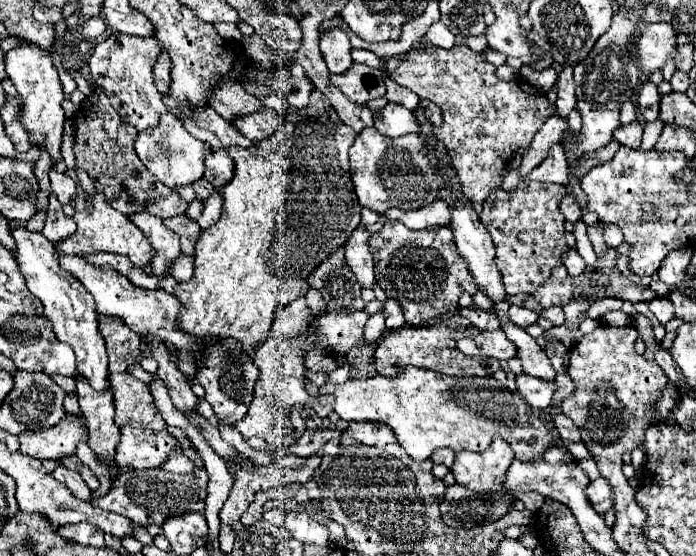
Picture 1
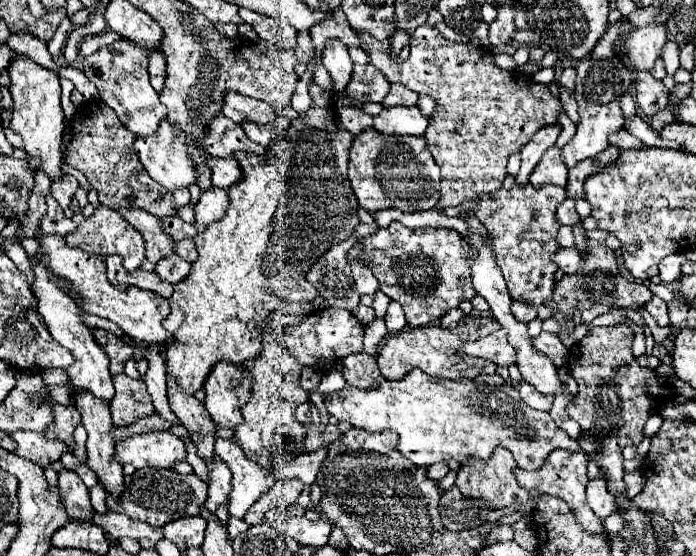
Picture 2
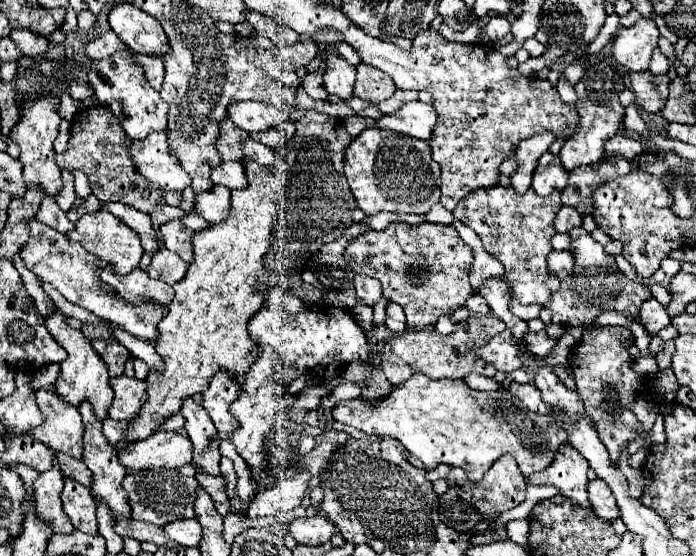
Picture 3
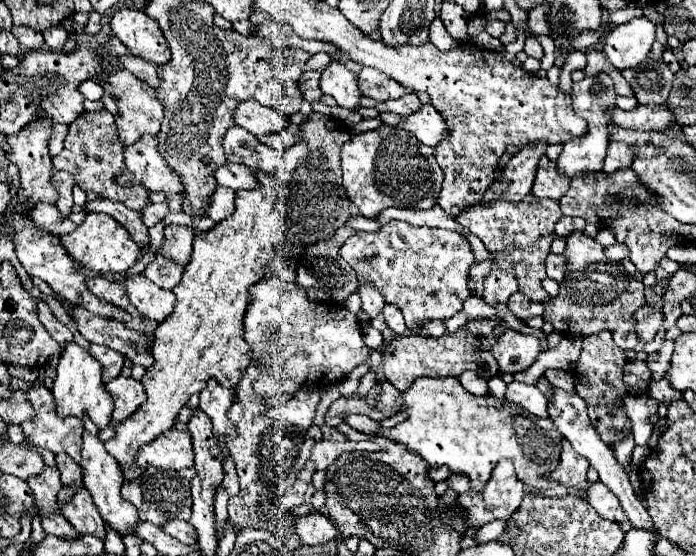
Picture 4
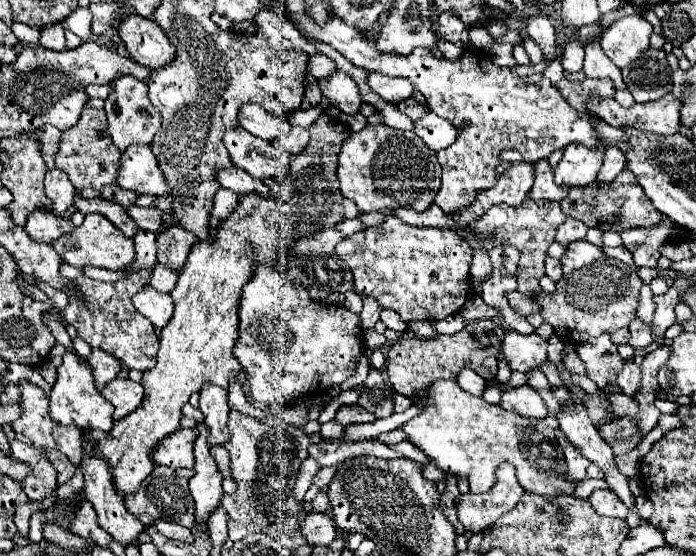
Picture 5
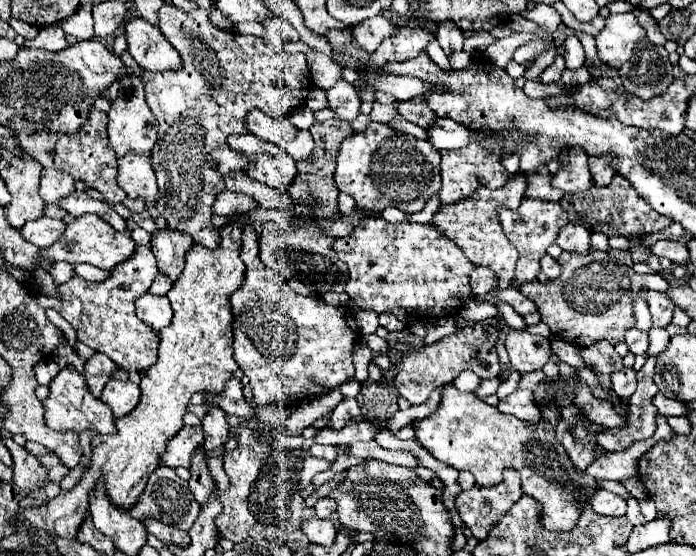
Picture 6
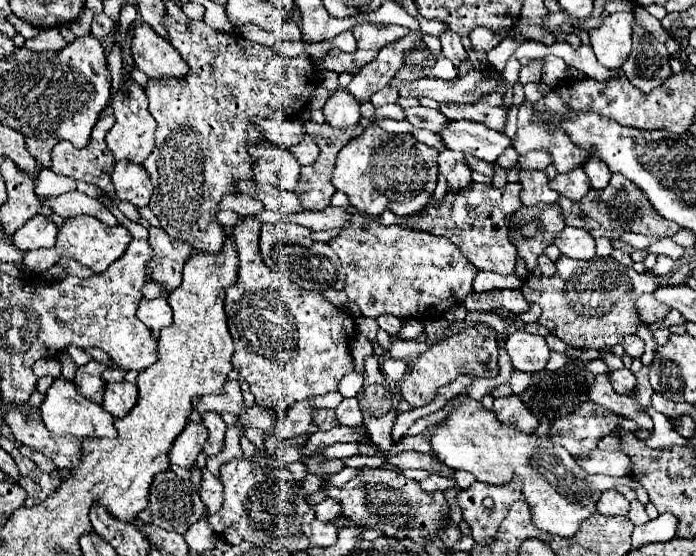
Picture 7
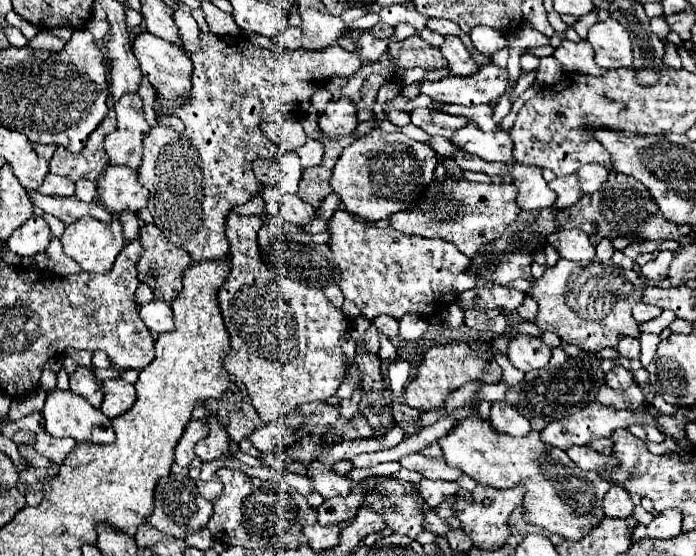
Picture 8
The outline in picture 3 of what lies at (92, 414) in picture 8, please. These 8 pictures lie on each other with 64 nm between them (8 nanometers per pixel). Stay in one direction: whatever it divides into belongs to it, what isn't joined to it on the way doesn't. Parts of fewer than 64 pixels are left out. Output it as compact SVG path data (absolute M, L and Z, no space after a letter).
M56 306L46 314L46 320L44 320L44 324L46 324L48 332L54 336L54 340L68 352L68 360L64 360L64 364L60 364L62 374L56 382L56 392L60 396L64 396L64 400L72 406L78 406L82 400L90 400L96 416L104 420L108 416L108 408L114 398L114 390L110 386L110 376L108 376L108 366L100 358L100 354L92 348L90 338L82 330L70 328L66 320L68 320L68 316Z

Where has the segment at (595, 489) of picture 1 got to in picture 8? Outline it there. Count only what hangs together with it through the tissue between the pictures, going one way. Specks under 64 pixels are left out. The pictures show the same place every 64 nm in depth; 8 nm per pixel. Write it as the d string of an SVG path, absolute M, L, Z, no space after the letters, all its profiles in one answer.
M614 486L606 492L602 508L604 508L604 514L610 518L628 518L632 514L634 504L632 504L632 500L624 488Z

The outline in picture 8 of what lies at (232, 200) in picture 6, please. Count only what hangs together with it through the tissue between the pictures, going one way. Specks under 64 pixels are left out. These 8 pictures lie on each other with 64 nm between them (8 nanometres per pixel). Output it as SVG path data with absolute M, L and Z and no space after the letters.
M256 194L256 196L252 196L246 204L234 206L232 210L238 212L238 214L258 214L258 216L262 216L262 214L264 214L264 202L262 202L260 196Z

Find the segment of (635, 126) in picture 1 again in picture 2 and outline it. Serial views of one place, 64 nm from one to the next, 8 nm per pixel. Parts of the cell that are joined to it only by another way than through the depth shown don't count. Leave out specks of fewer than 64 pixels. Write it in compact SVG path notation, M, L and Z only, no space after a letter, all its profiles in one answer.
M620 128L618 132L614 132L608 140L610 140L610 144L614 144L618 148L634 148L634 150L644 148L644 144L634 134L630 134L626 128Z

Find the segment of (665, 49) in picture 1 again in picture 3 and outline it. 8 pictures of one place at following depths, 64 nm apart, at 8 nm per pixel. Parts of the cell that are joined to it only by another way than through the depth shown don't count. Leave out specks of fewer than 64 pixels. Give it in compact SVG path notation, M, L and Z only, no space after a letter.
M640 20L630 28L620 28L612 38L612 56L628 70L648 70L652 52L658 46L660 30L652 20Z

